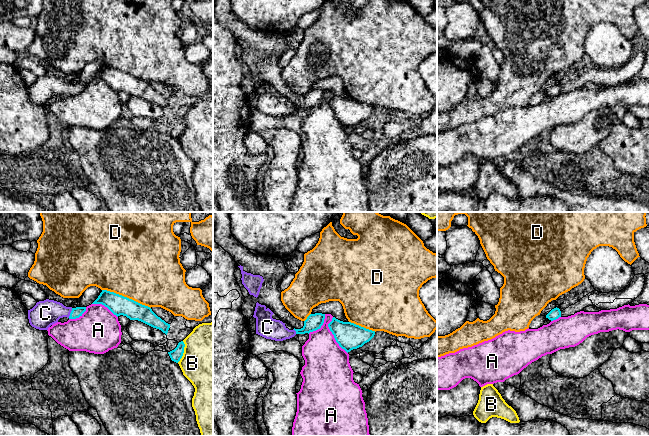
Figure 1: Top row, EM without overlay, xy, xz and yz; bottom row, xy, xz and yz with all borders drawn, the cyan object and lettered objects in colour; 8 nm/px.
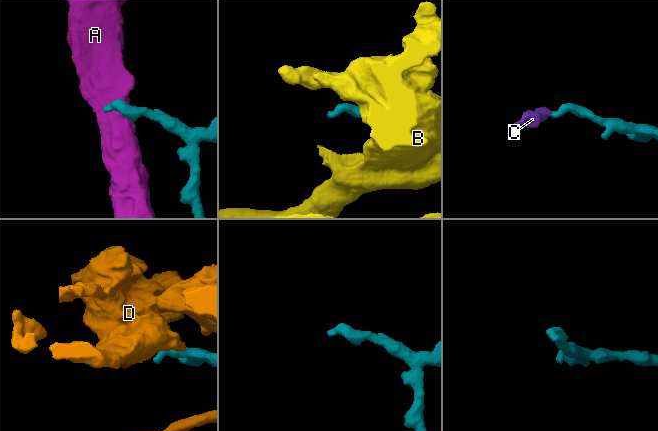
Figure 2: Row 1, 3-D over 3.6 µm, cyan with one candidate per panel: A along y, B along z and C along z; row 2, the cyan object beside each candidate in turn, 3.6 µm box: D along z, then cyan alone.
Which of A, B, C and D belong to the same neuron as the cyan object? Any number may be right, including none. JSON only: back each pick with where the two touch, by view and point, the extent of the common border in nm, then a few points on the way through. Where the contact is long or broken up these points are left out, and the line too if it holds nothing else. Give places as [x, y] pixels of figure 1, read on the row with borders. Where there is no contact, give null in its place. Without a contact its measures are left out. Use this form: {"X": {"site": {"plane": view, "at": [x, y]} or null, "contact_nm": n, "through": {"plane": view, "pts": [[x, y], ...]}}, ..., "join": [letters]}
{"C": {"site": {"plane": "xy", "at": [70, 313]}, "contact_nm": 90, "through": {"plane": "xy", "pts": [[76, 312], [70, 313], [45, 313]]}}, "join": ["C"]}

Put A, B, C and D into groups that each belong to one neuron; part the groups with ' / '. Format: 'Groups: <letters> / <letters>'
Groups: A / B / C / D

